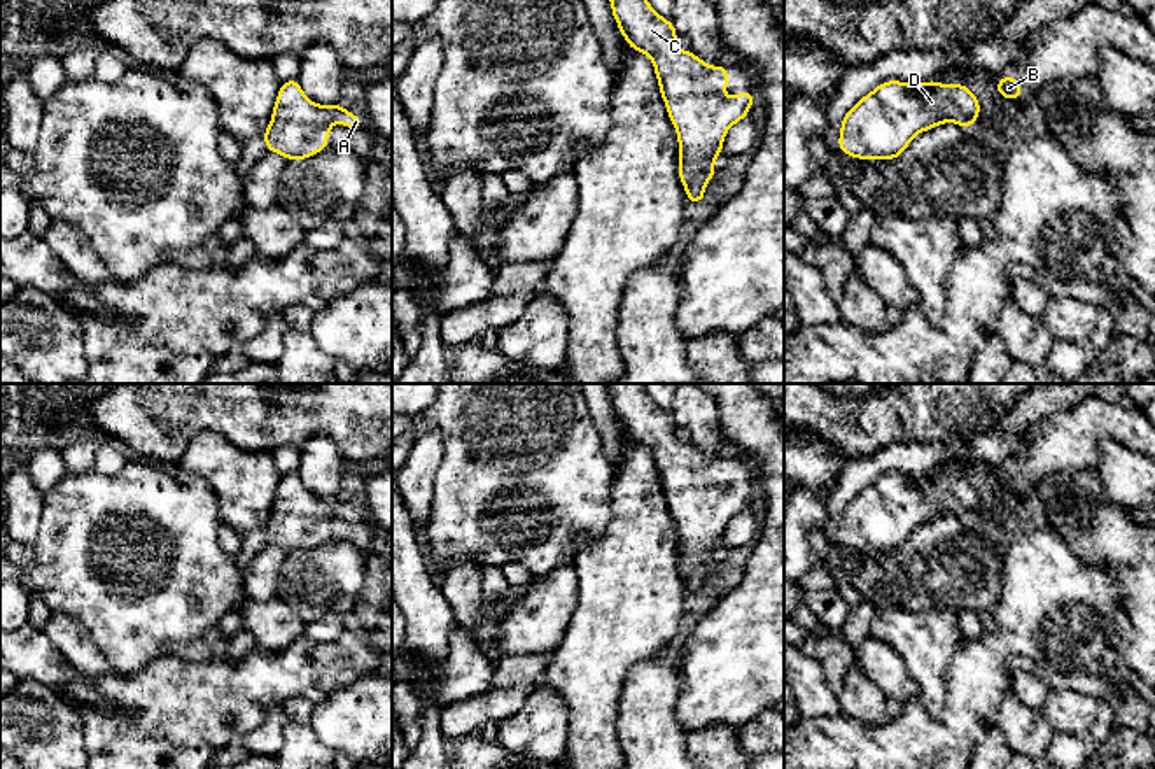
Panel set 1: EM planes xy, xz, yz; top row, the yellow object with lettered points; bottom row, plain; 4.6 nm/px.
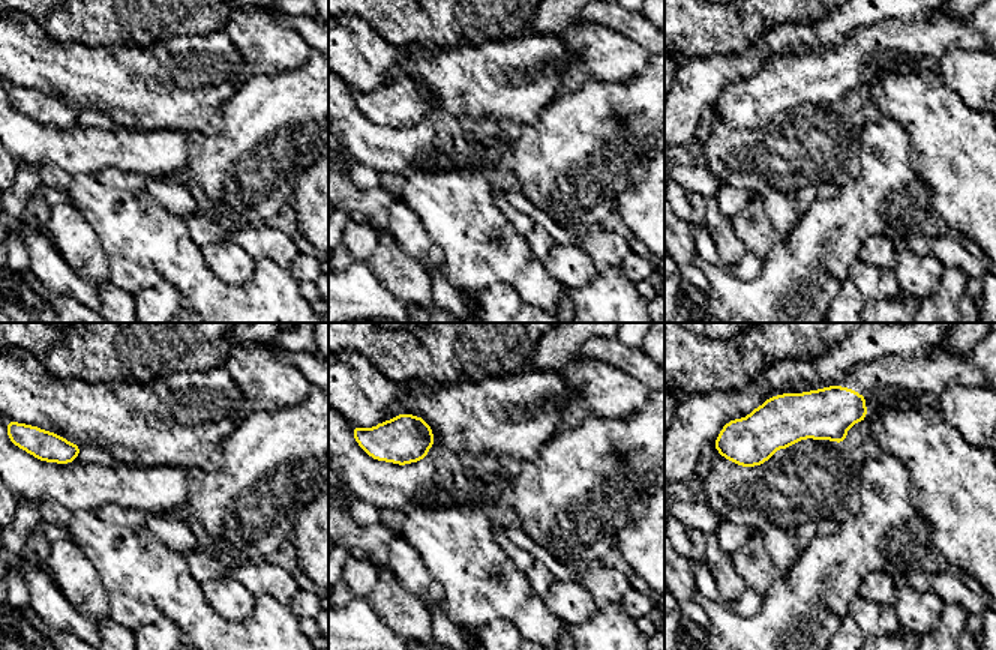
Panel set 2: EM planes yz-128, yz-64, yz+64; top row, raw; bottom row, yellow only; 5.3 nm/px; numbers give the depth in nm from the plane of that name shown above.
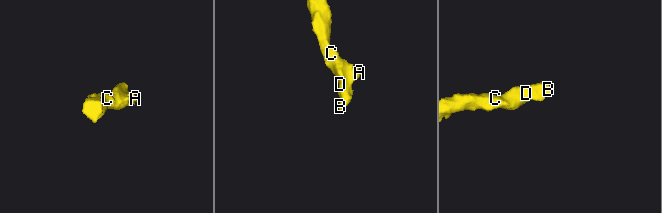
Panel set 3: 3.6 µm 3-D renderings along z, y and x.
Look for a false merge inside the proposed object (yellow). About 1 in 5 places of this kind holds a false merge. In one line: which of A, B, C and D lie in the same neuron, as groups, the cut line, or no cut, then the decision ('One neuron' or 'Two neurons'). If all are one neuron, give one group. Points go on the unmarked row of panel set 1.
Groups: A B C D. No split. One neuron

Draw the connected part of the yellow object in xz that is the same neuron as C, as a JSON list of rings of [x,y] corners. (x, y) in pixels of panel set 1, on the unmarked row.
[[[607,384],[612,408],[623,431],[634,443],[651,450],[667,506],[677,524],[681,552],[677,562],[690,596],[705,589],[705,576],[716,568],[714,552],[723,545],[726,524],[749,508],[756,487],[742,483],[726,489],[728,461],[712,459],[691,443],[676,438],[677,424],[672,413],[662,410],[646,392],[646,384]]]

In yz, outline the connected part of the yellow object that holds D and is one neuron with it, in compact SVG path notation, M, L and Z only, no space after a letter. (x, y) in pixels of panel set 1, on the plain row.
M886 473L847 503L840 519L838 540L844 547L858 552L896 552L917 526L943 515L970 520L978 508L978 490L964 476Z

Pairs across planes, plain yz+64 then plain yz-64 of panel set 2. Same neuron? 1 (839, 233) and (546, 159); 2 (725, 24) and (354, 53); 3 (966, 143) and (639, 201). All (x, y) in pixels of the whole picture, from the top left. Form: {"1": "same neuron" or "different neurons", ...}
{"1": "same neuron", "2": "different neurons", "3": "same neuron"}

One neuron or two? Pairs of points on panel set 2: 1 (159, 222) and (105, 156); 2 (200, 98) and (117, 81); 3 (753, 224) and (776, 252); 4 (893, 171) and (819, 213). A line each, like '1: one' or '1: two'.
1: two
2: one
3: two
4: one

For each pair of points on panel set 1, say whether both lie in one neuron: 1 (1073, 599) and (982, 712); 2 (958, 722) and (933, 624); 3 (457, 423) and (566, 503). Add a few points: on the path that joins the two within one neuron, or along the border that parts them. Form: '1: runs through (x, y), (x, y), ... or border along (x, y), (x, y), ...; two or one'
1: runs through (1040, 626), (1015, 636), (982, 670), (982, 678); one
2: border along (965, 638), (947, 668), (945, 717); two
3: runs through (485, 451), (489, 461), (518, 461), (538, 475); one

